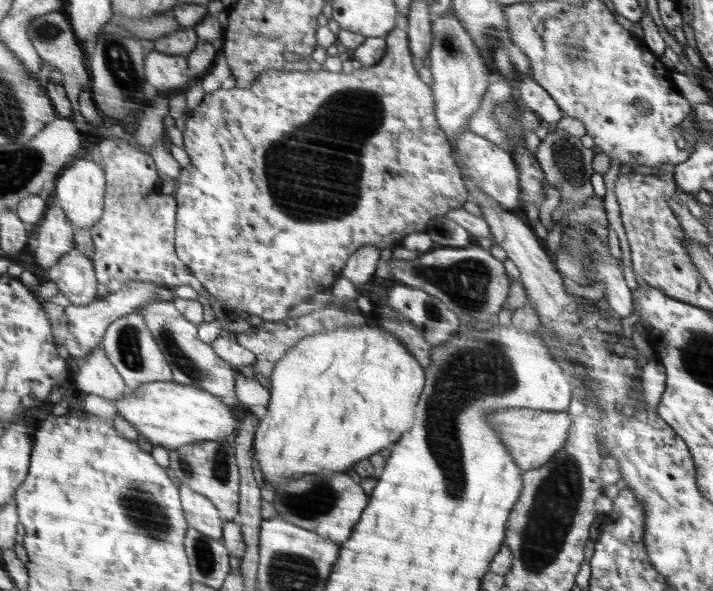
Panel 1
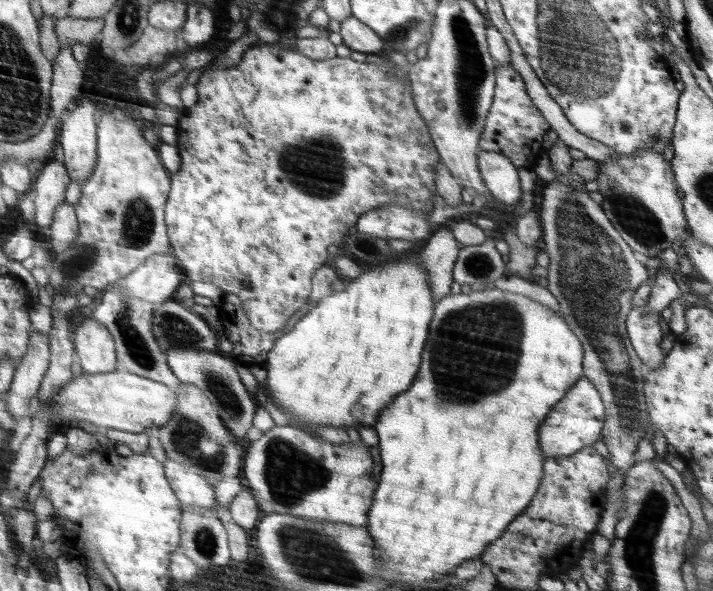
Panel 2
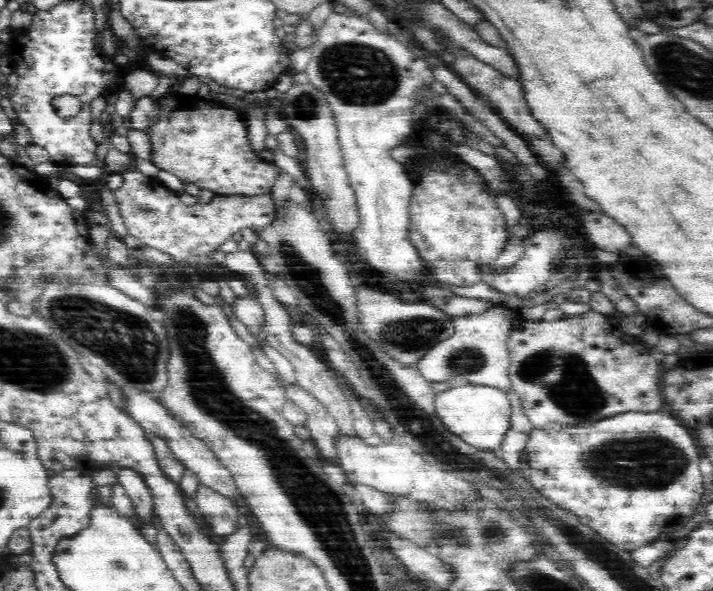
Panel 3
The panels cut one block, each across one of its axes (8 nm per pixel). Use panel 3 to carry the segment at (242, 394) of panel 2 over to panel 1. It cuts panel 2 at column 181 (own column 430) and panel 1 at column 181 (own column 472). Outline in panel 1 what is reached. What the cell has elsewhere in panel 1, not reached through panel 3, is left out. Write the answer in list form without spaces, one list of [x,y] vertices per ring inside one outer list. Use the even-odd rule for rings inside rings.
[[[153,300],[142,306],[138,312],[145,319],[144,324],[152,333],[153,339],[172,369],[172,381],[209,391],[229,407],[239,404],[238,397],[235,395],[236,369],[222,360],[211,346],[198,340],[197,325],[178,313],[173,302]]]

